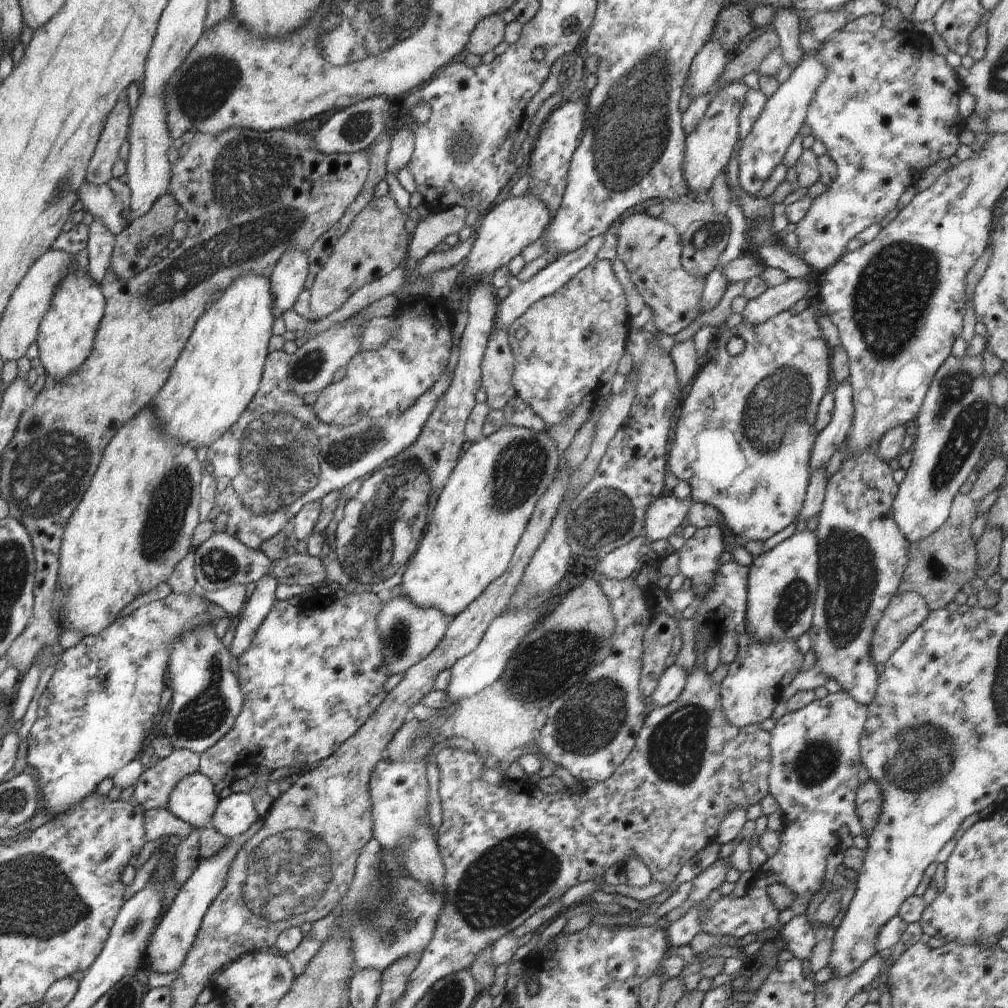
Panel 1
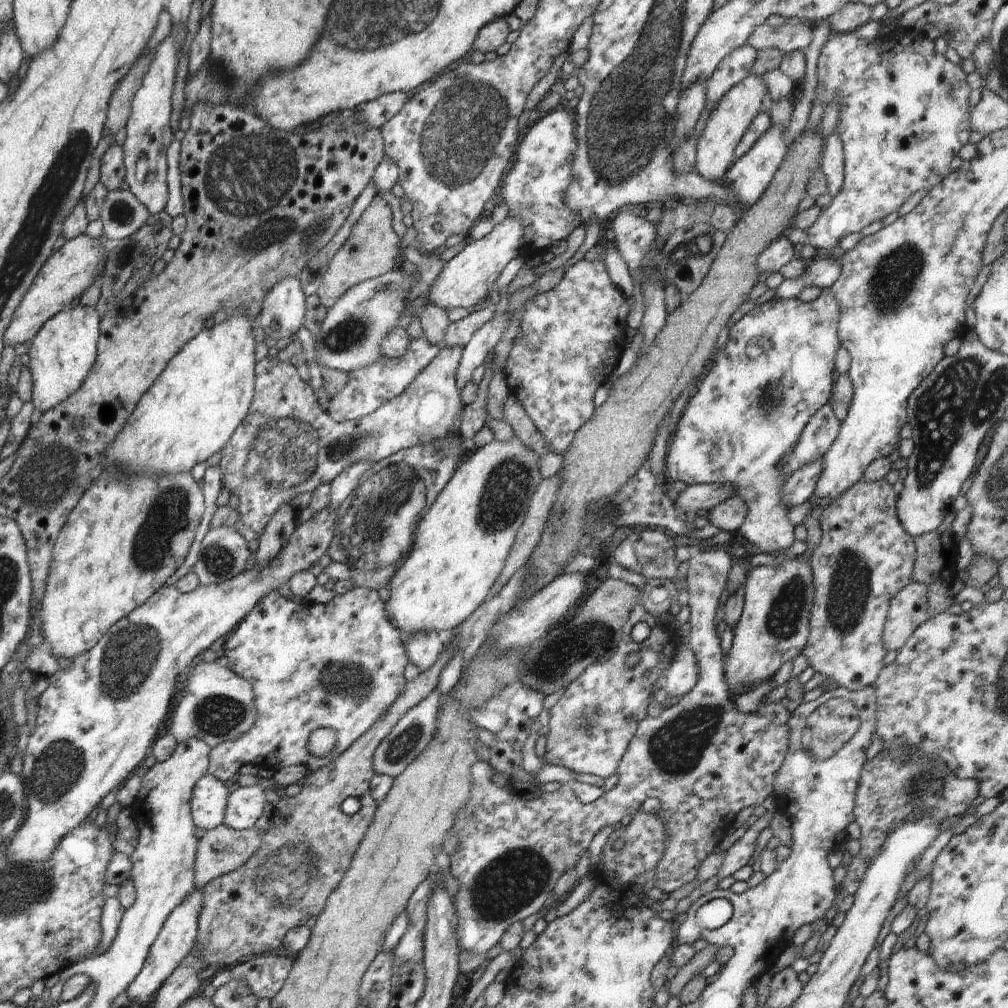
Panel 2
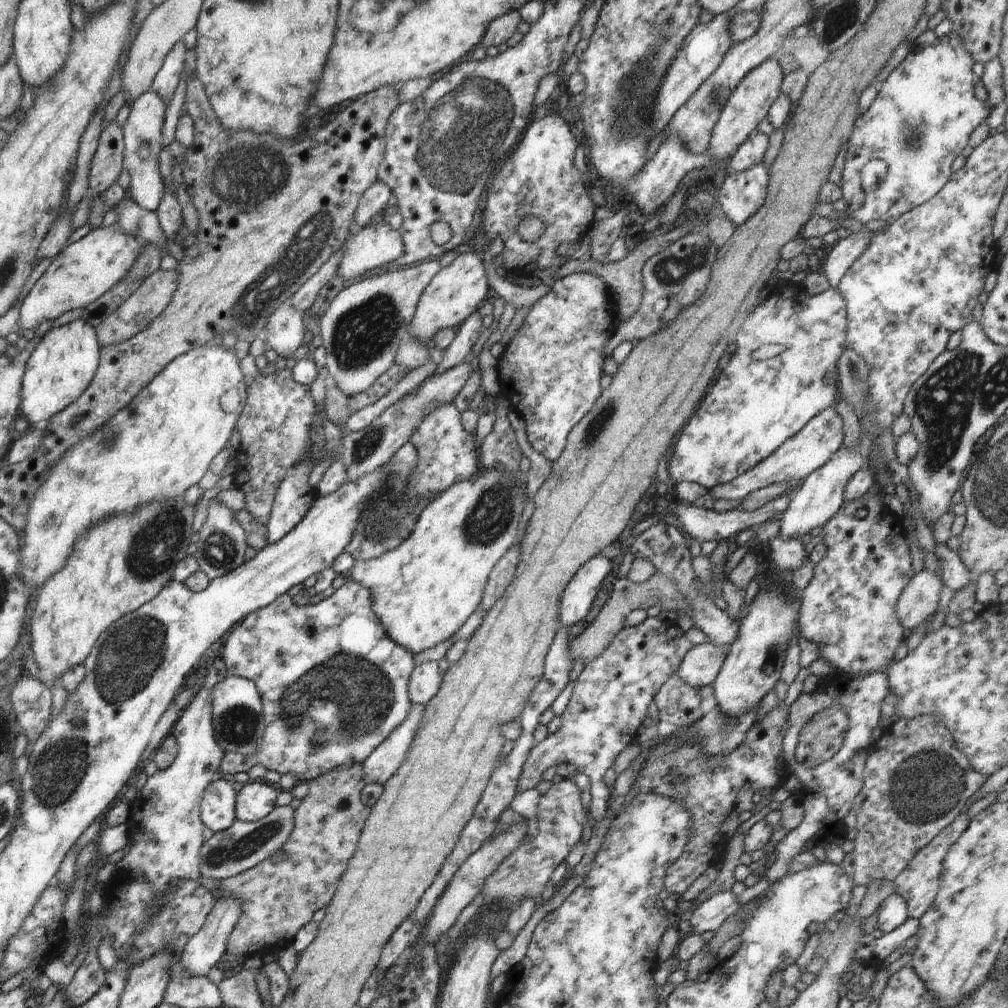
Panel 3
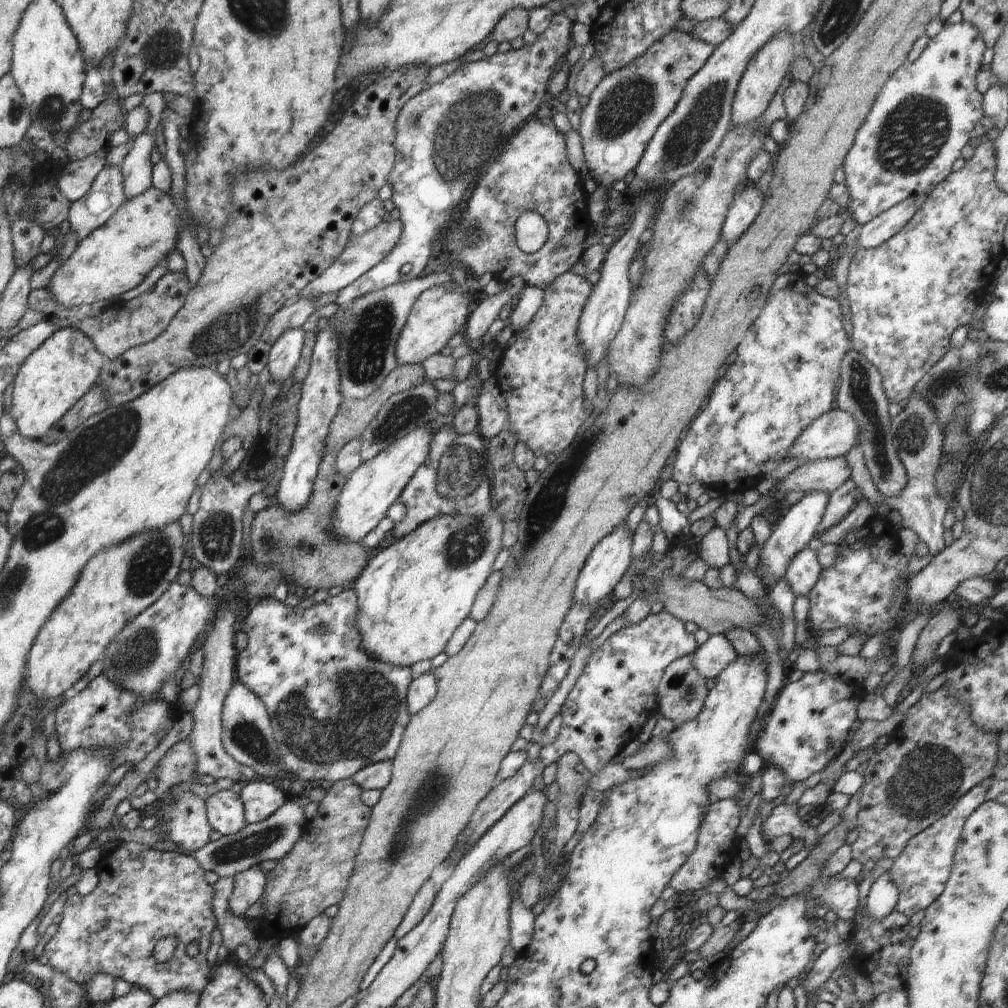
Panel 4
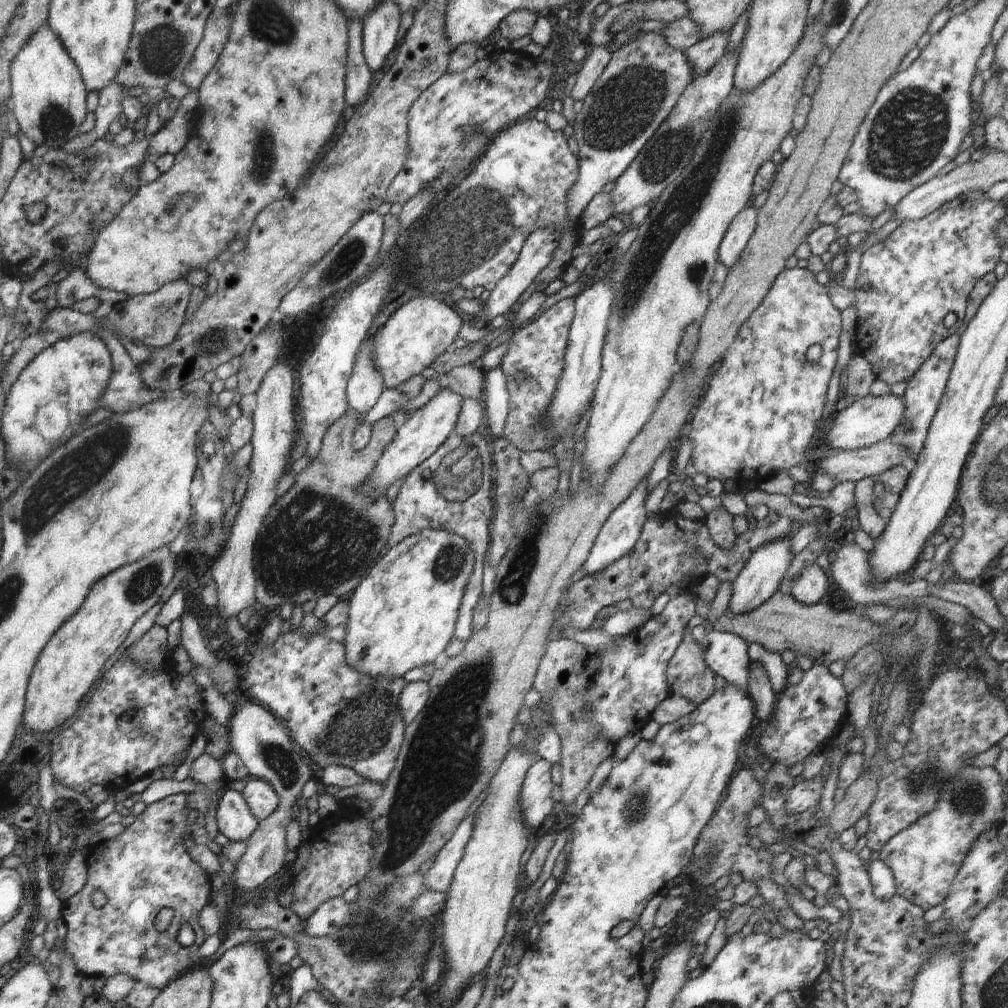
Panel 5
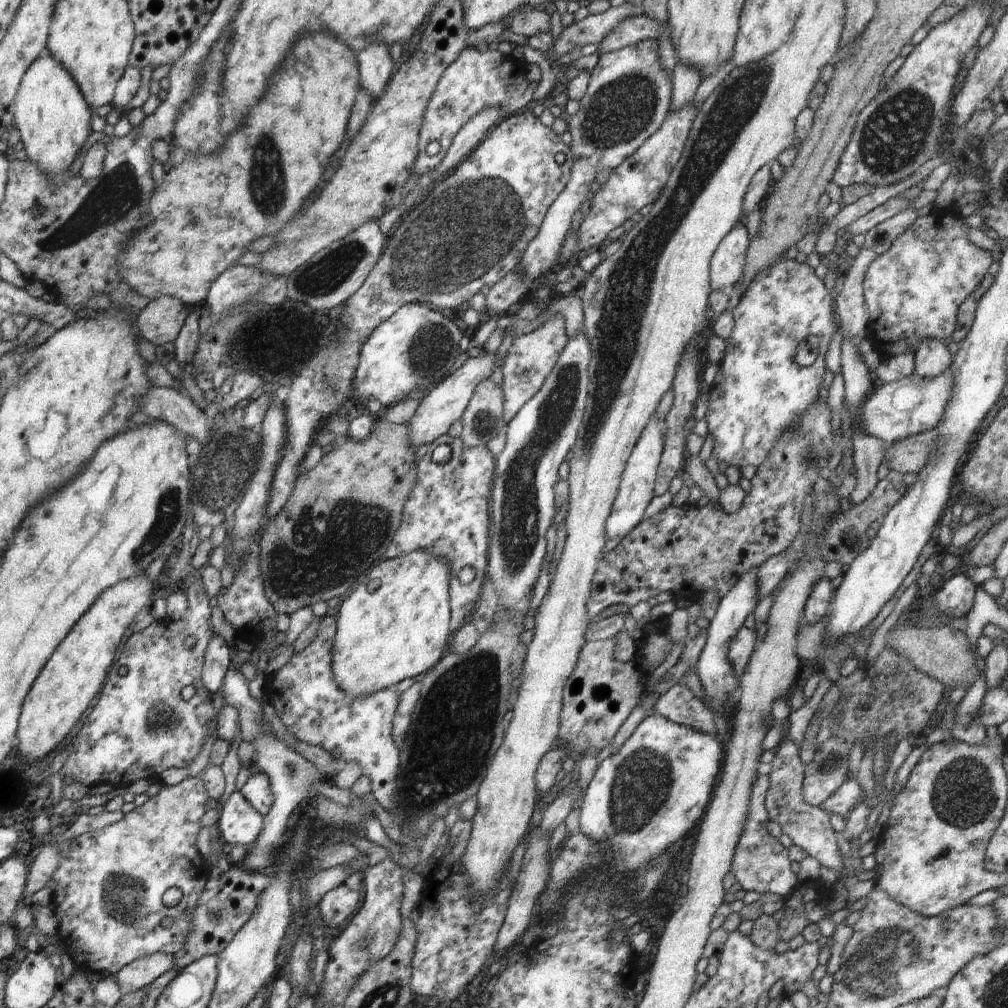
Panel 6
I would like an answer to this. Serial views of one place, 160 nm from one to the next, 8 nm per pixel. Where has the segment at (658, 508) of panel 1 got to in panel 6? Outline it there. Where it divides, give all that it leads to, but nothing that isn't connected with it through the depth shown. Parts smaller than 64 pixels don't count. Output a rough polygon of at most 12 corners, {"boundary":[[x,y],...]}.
{"boundary":[[912,373],[861,406],[860,426],[888,445],[934,430],[954,383]]}

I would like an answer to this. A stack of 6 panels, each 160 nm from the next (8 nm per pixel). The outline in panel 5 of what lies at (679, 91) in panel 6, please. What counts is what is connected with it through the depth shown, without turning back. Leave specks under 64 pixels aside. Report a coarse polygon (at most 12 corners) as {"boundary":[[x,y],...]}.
{"boundary":[[730,31],[716,33],[684,50],[694,78],[725,54]]}

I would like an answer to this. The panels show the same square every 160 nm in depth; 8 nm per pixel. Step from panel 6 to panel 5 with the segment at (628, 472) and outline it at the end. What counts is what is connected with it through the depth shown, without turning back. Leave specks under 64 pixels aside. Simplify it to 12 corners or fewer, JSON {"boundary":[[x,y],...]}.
{"boundary":[[646,479],[610,513],[585,575],[634,549],[648,515]]}

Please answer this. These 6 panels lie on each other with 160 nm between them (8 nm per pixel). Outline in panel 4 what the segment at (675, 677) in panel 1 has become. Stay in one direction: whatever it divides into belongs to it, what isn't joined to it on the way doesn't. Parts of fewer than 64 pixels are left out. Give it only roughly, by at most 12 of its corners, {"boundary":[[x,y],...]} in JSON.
{"boundary":[[710,635],[694,652],[697,673],[717,677],[733,660],[726,635]]}

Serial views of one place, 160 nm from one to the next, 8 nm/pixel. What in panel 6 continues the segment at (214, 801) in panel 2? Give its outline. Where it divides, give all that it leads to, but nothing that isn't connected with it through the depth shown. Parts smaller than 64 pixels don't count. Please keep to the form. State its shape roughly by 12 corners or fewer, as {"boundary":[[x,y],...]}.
{"boundary":[[237,790],[217,822],[228,844],[249,848],[263,816]]}

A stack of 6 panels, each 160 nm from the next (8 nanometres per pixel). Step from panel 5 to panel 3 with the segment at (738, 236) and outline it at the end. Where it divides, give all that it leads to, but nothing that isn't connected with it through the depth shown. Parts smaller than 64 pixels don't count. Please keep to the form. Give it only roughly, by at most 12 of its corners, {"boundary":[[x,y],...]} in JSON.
{"boundary":[[764,162],[727,172],[715,194],[737,227],[764,204]]}

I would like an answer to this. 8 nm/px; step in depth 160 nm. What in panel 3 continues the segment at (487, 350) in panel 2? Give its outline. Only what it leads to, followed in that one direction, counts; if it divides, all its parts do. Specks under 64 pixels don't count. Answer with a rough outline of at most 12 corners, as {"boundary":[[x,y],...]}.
{"boundary":[[471,374],[431,375],[343,439],[355,479],[387,464]]}

